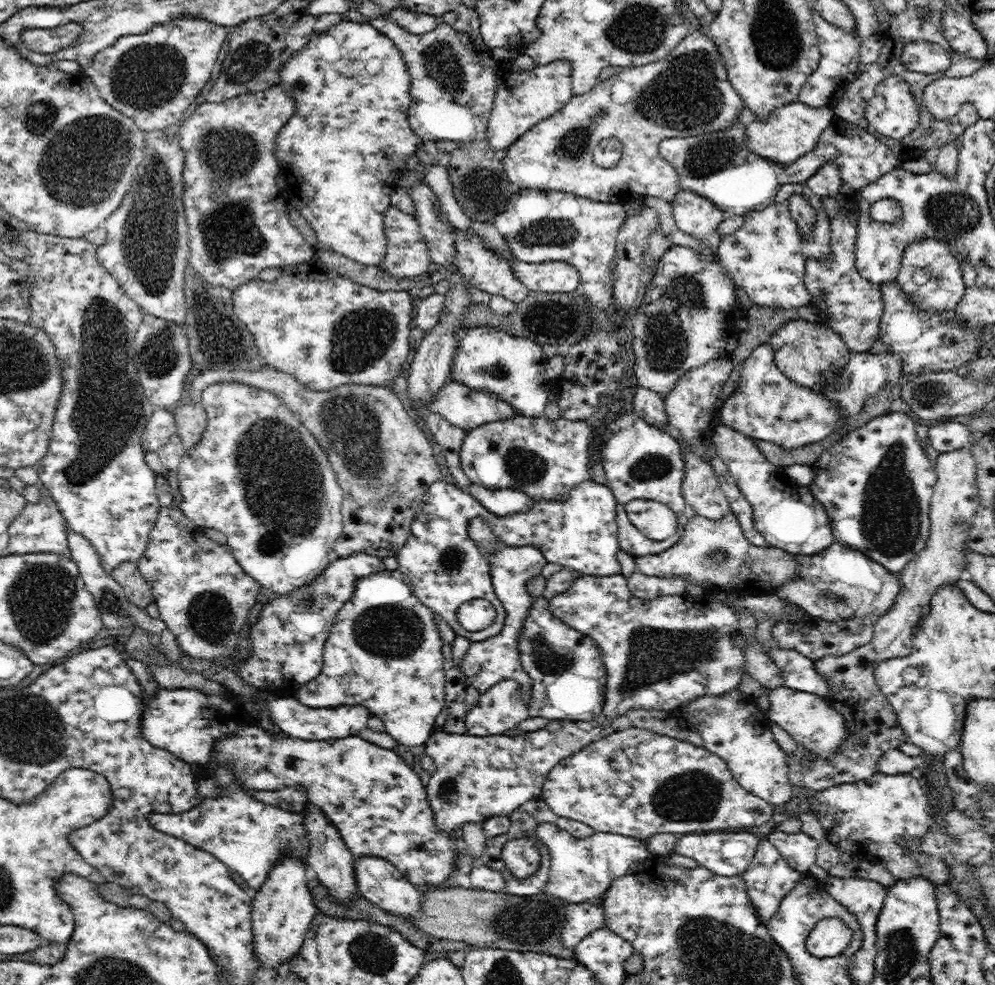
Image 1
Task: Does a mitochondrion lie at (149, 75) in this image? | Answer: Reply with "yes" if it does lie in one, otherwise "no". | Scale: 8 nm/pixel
yes

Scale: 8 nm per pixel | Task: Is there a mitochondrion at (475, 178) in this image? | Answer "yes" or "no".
yes

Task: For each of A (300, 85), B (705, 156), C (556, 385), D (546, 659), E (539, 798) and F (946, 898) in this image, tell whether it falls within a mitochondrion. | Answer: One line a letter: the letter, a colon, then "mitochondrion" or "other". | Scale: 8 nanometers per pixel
A: mitochondrion
B: mitochondrion
C: other
D: mitochondrion
E: other
F: other

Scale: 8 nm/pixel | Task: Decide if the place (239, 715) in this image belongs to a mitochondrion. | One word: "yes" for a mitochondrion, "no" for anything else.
no

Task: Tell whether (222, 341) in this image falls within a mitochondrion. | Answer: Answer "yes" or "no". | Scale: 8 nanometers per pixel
yes

